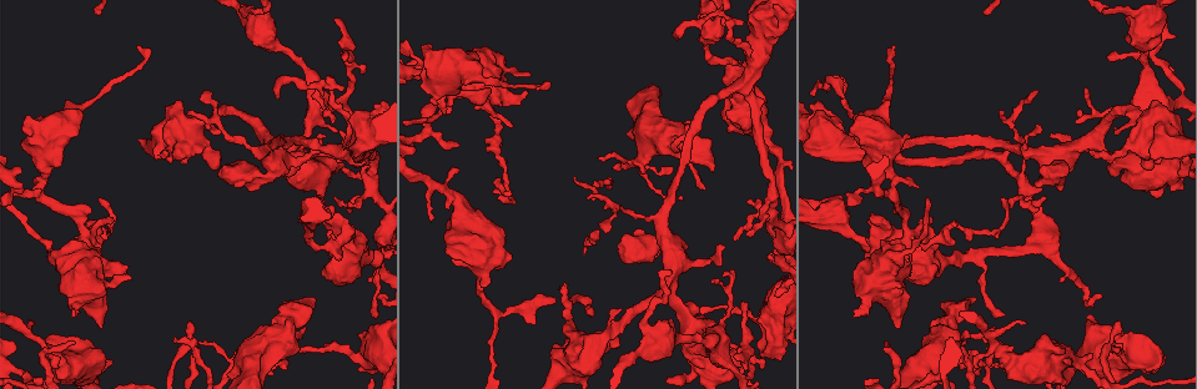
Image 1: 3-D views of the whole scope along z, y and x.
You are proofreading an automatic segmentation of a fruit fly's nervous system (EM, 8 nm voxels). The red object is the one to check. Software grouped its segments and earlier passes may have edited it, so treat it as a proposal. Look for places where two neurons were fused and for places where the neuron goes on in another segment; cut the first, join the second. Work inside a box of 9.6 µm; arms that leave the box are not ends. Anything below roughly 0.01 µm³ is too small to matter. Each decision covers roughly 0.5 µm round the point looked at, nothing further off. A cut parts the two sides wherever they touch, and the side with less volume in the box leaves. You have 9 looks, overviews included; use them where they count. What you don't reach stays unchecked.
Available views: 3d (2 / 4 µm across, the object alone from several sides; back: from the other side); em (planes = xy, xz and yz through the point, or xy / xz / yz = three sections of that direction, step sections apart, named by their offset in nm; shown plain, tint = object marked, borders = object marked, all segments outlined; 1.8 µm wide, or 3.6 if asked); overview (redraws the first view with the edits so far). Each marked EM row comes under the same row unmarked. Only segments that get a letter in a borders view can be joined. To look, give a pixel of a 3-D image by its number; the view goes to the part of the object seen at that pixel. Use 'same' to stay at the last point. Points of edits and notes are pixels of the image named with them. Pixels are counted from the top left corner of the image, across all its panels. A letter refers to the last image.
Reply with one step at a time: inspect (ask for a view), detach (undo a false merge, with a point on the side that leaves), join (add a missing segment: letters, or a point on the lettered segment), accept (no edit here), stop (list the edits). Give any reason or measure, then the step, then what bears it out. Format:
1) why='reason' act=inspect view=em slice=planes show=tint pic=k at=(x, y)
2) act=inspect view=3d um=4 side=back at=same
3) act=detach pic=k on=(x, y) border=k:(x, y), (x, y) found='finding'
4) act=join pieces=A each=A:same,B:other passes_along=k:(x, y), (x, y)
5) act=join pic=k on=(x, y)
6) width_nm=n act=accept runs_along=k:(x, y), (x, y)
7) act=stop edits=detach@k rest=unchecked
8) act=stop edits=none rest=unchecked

why='sudden change in width' act=inspect view=3d um=4 pic=1 at=(703, 360)

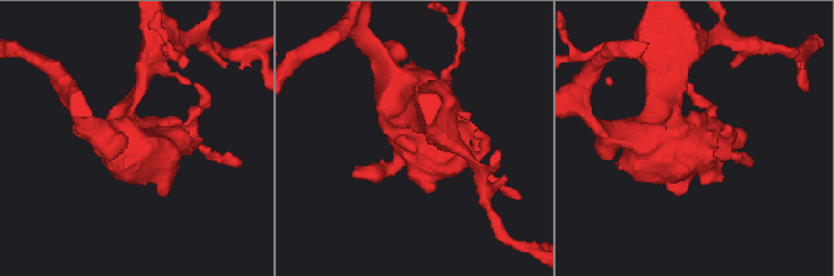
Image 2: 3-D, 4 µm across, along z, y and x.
why='need the tissue' act=inspect view=em um=3.6 slice=planes show=tint pic=2 at=(693, 148)

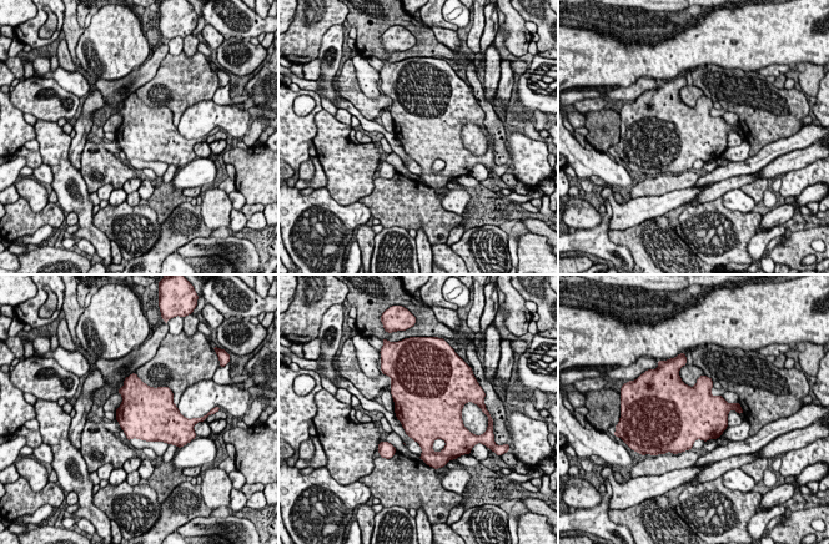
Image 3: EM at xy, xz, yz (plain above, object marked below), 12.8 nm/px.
act=inspect view=em um=3.6 slice=planes show=borders at=same

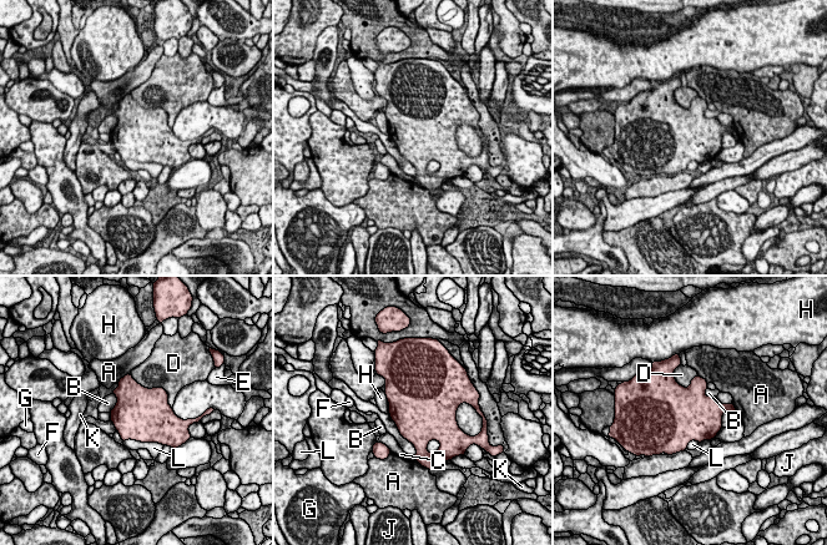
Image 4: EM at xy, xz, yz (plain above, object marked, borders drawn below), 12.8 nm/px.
width_nm=700 act=accept each=A:other,B:other,C:other,D:other,E:other,F:other,G:other,H:other,J:other,K:other,L:other border=4:(389, 413), (414, 457) found='continuous, no second neuron'

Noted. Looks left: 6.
why='branch stops here' act=inspect view=em slice=planes show=borders pic=1 at=(590, 314)

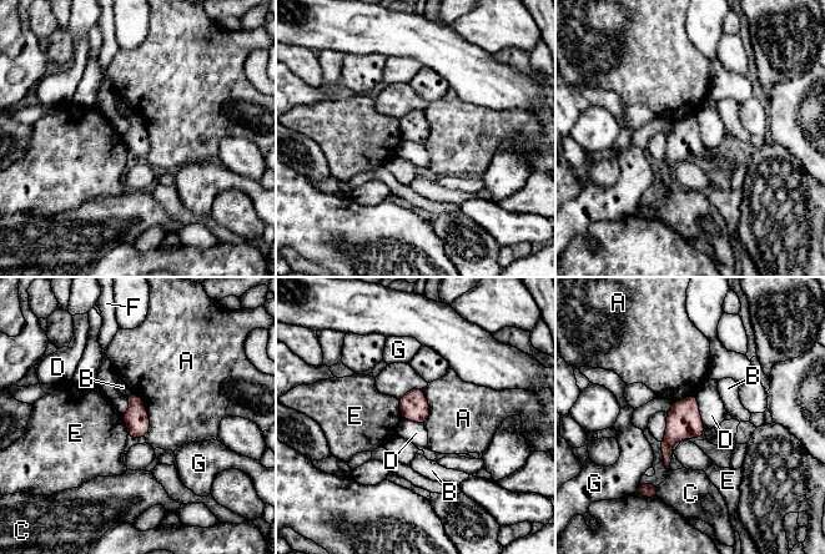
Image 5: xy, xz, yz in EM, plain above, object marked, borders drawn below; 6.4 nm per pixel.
act=accept each=A:other,B:other,C:other,D:other,E:other,F:other,G:other border=5:(695, 394), (698, 412), (705, 428) found='no lettered segment goes on from it'

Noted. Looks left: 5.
why='sudden change in width' act=inspect view=em um=3.6 slice=planes show=tint pic=1 at=(773, 313)

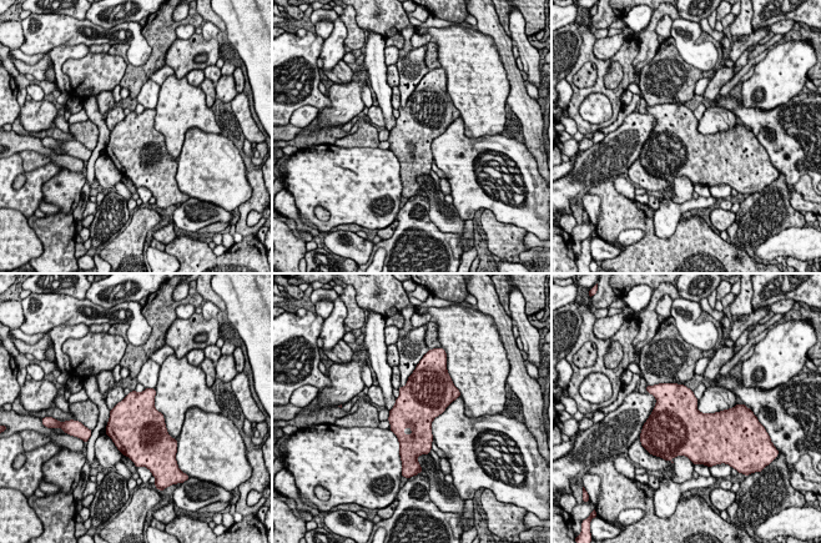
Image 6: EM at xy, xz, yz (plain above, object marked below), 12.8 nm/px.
act=inspect view=em um=3.6 slice=planes show=borders at=same

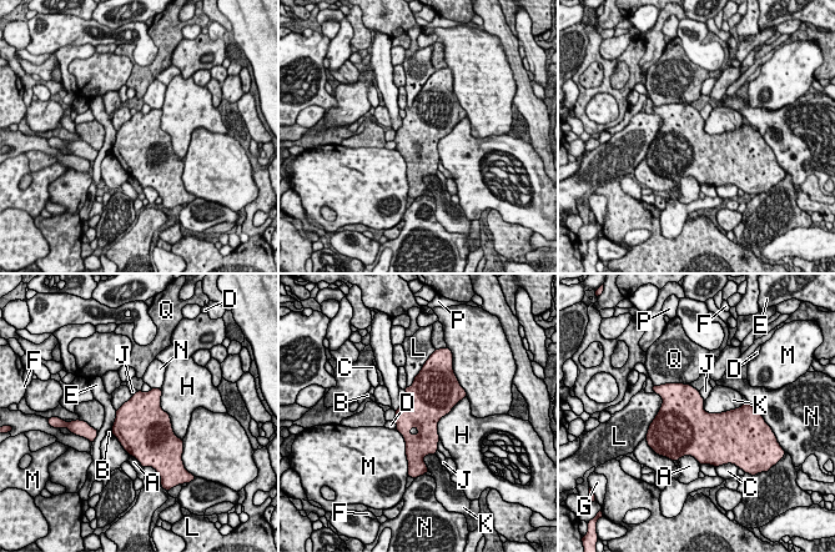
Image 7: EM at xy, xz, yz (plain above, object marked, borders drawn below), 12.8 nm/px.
longest_contact=H:650nm act=accept each=A:other,B:other,C:other,D:other,E:other,F:other,G:other,H:other,J:other,K:other,L:other,M:other,N:other,P:other,Q:other border=7:(740, 406), (718, 414) found='all the same neuron'

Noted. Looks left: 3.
why='free end' act=inspect view=3d um=4 pic=1 at=(711, 170)

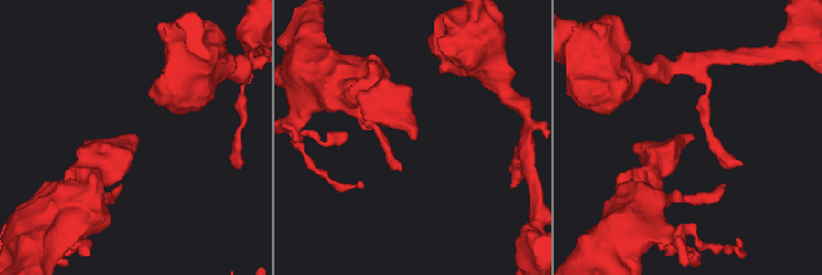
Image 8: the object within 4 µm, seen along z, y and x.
act=inspect view=em slice=planes show=tint pic=8 at=(130, 137)

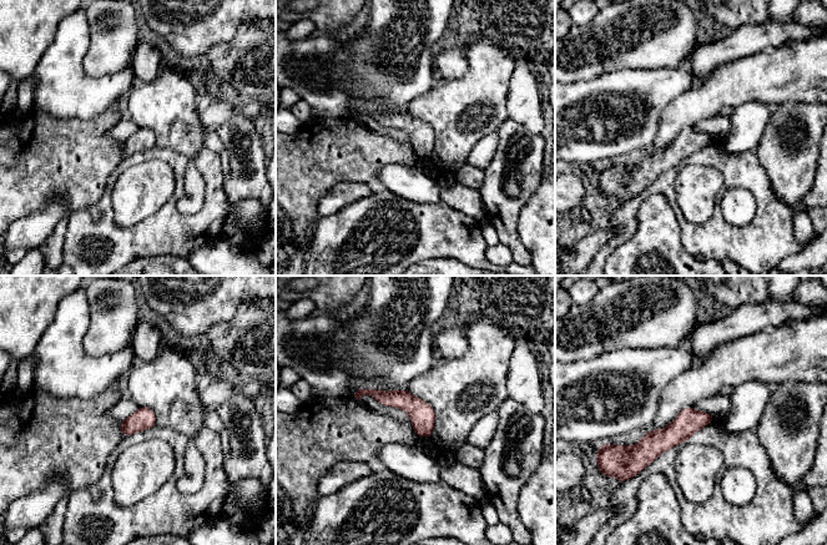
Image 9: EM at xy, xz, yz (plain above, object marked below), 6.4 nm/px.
why='see the neighbours' act=inspect view=em slice=planes show=borders at=same

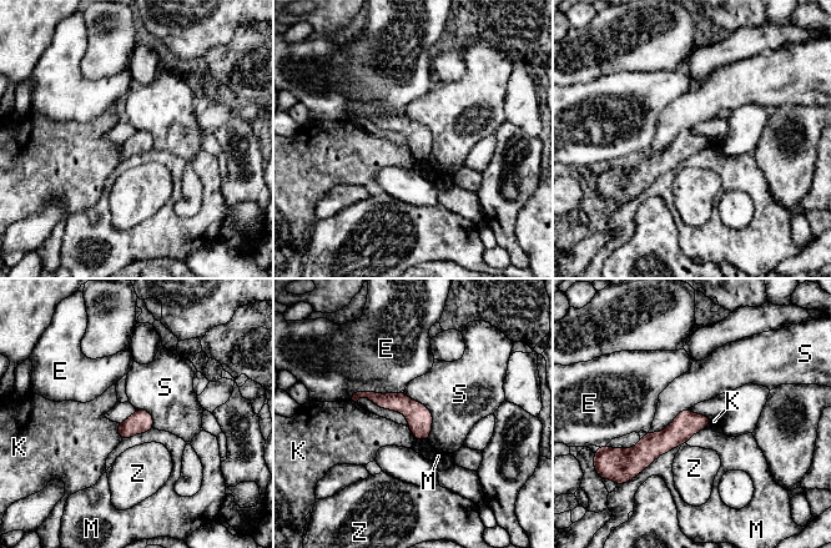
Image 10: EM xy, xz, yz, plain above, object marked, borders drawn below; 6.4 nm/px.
act=accept each=E:other,K:other,M:other,S:other,Z:other runs_along=10:(706, 420), (629, 457) found='no lettered segment goes on from it'

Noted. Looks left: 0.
act=stop edits=none rest=unchecked

